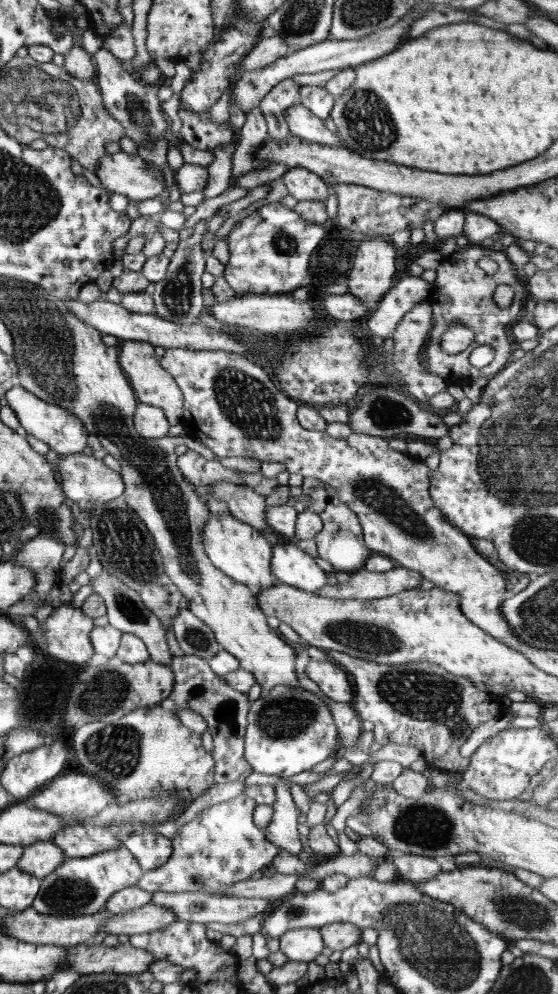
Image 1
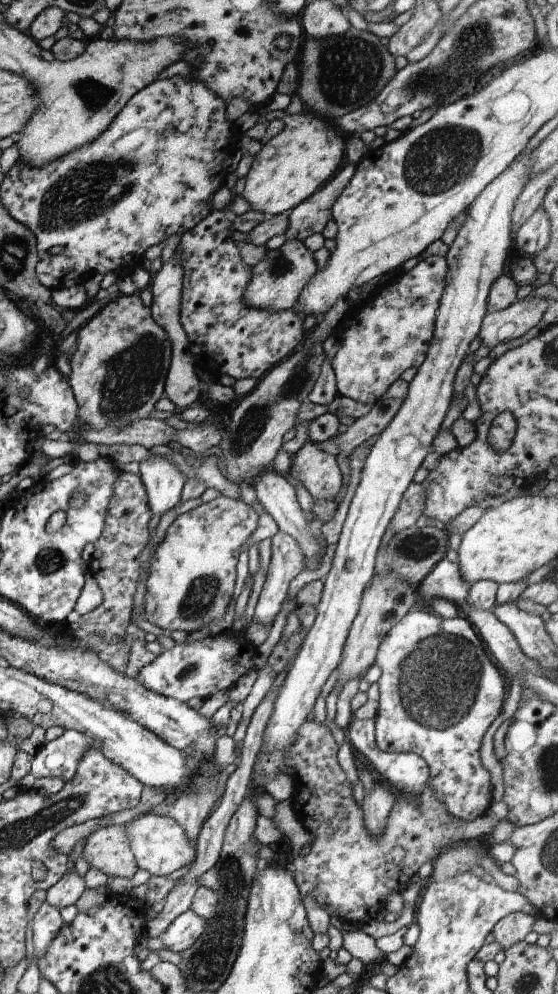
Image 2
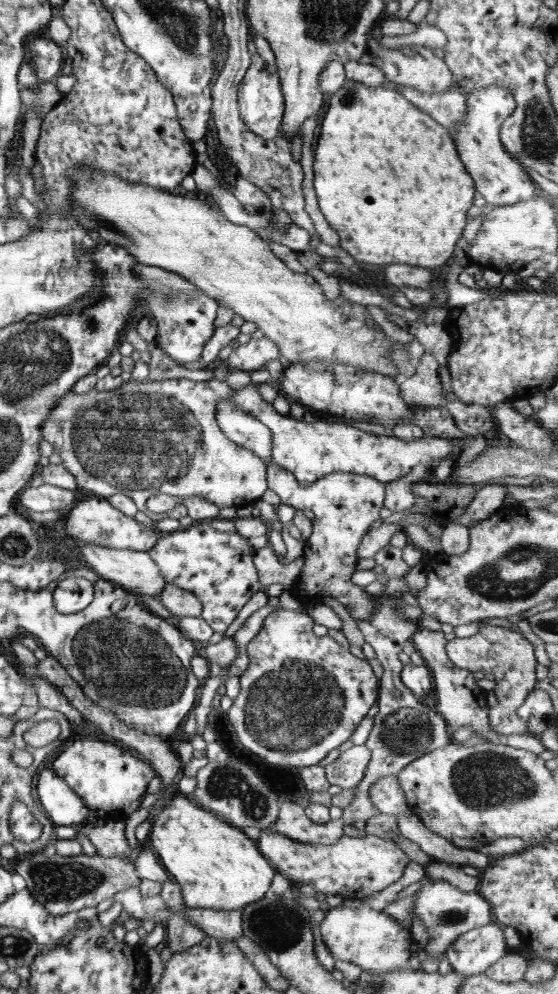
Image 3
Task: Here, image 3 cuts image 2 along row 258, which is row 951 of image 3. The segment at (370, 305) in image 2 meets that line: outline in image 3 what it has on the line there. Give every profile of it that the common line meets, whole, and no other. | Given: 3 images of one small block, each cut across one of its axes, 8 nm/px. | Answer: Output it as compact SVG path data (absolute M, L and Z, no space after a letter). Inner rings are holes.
M427 879L424 882L423 886L416 893L413 912L420 918L422 924L429 932L429 941L423 950L431 958L442 959L447 948L461 934L494 922L492 907L479 890L462 892L455 885L451 885L442 879Z

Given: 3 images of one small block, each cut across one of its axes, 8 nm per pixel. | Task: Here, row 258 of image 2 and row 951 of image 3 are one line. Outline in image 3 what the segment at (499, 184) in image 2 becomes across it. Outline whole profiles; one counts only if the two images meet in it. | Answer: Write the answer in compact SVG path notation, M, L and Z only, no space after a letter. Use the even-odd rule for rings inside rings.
M495 921L461 934L445 952L445 956L448 958L448 962L450 962L454 972L466 977L484 974L489 966L492 966L506 954L509 953L504 933L502 932L502 927Z

